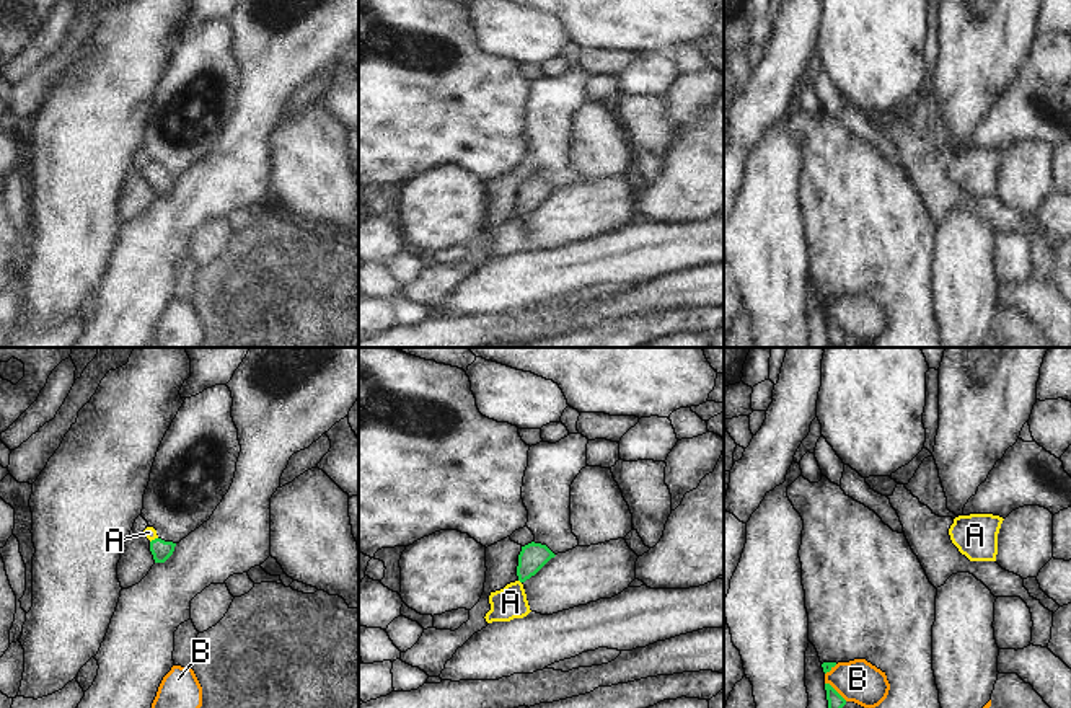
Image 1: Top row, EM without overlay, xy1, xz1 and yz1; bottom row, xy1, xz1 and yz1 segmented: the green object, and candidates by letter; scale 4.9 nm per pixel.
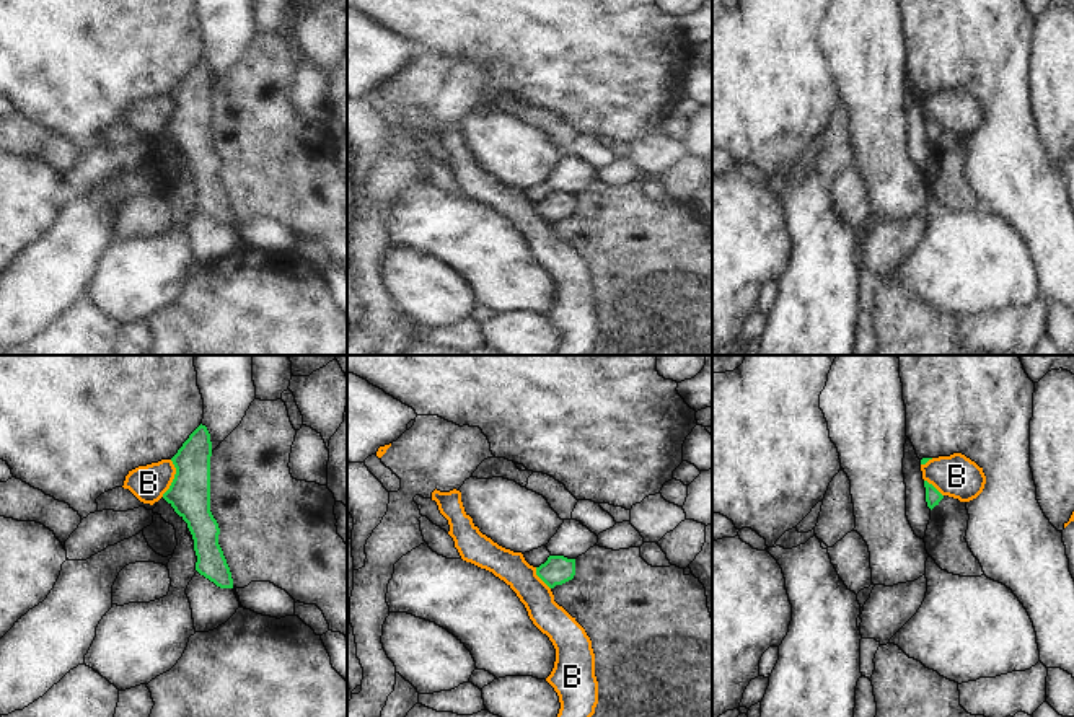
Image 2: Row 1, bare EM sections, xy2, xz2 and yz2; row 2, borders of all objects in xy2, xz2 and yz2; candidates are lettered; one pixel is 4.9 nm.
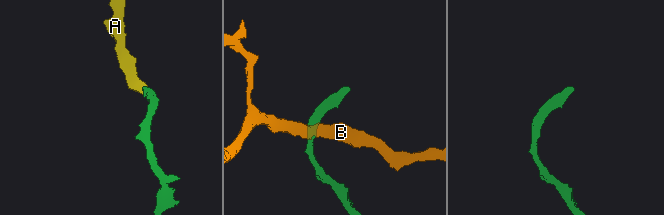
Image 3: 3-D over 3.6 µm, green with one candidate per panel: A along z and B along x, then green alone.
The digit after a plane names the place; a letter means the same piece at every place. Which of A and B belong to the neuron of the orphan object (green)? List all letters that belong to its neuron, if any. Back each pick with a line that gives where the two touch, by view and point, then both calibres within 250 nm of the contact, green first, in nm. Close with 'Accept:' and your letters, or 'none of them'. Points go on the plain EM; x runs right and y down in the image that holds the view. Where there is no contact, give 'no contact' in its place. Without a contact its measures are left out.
A: meets green in xy1 at (155, 173); 100 nm thick on the green side, 60 nm on the other
Accept: A

